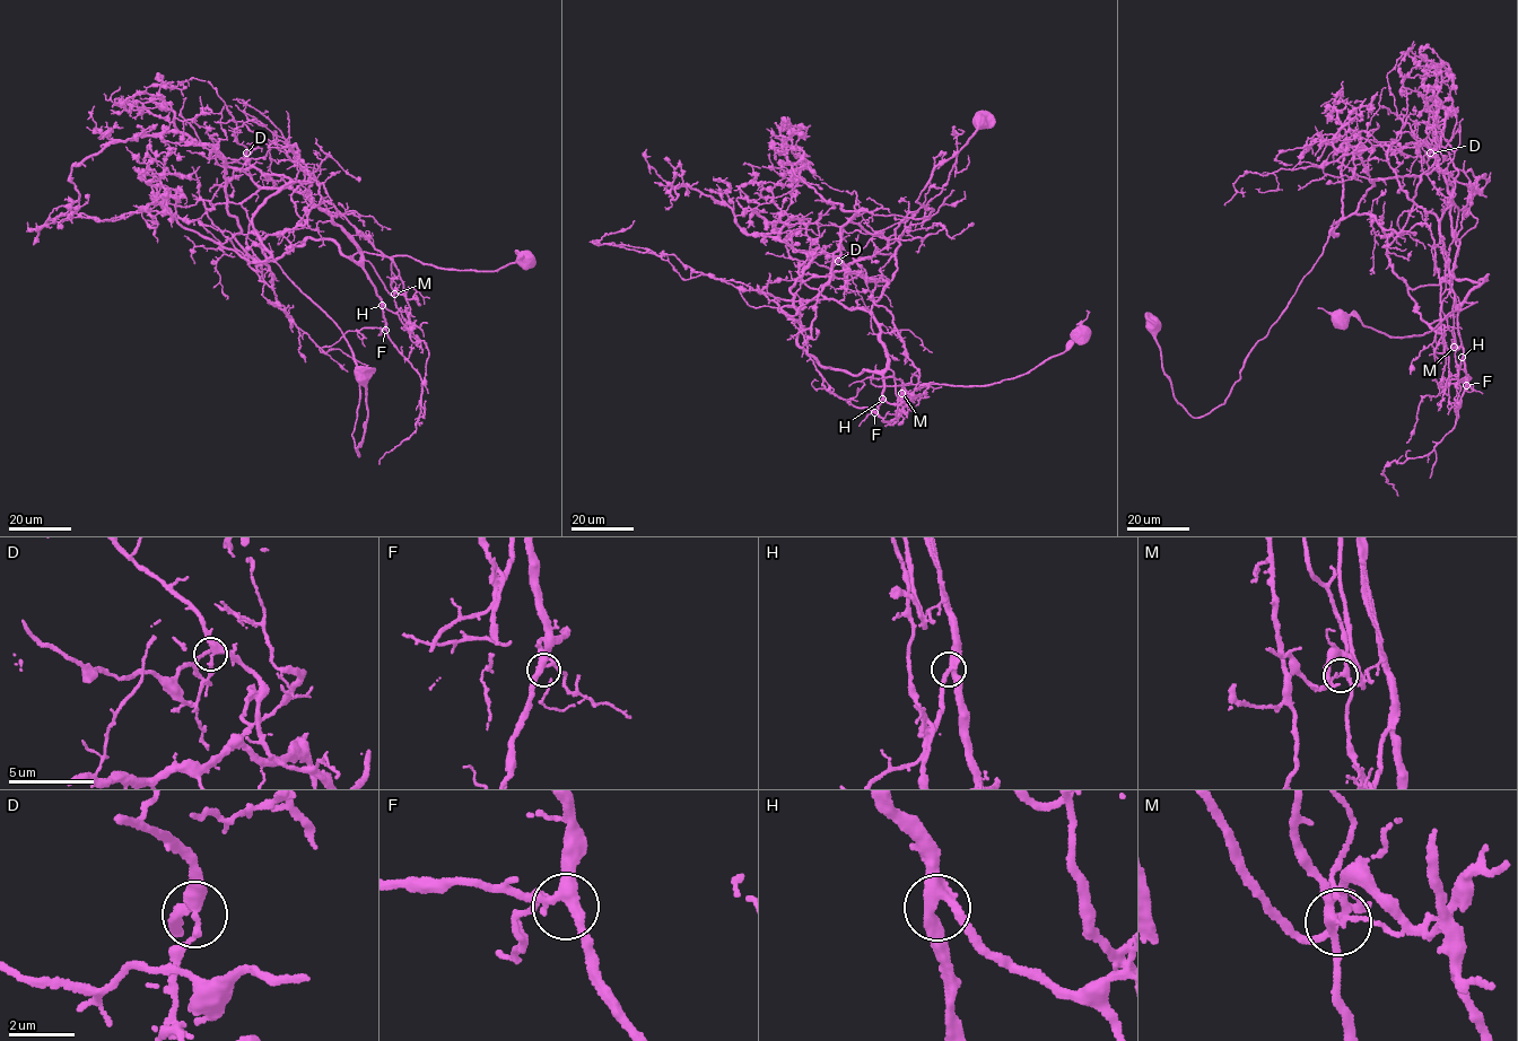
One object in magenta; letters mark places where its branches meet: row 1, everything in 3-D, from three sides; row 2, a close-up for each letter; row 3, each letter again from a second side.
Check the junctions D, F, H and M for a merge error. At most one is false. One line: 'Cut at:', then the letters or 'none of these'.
Cut at: M

